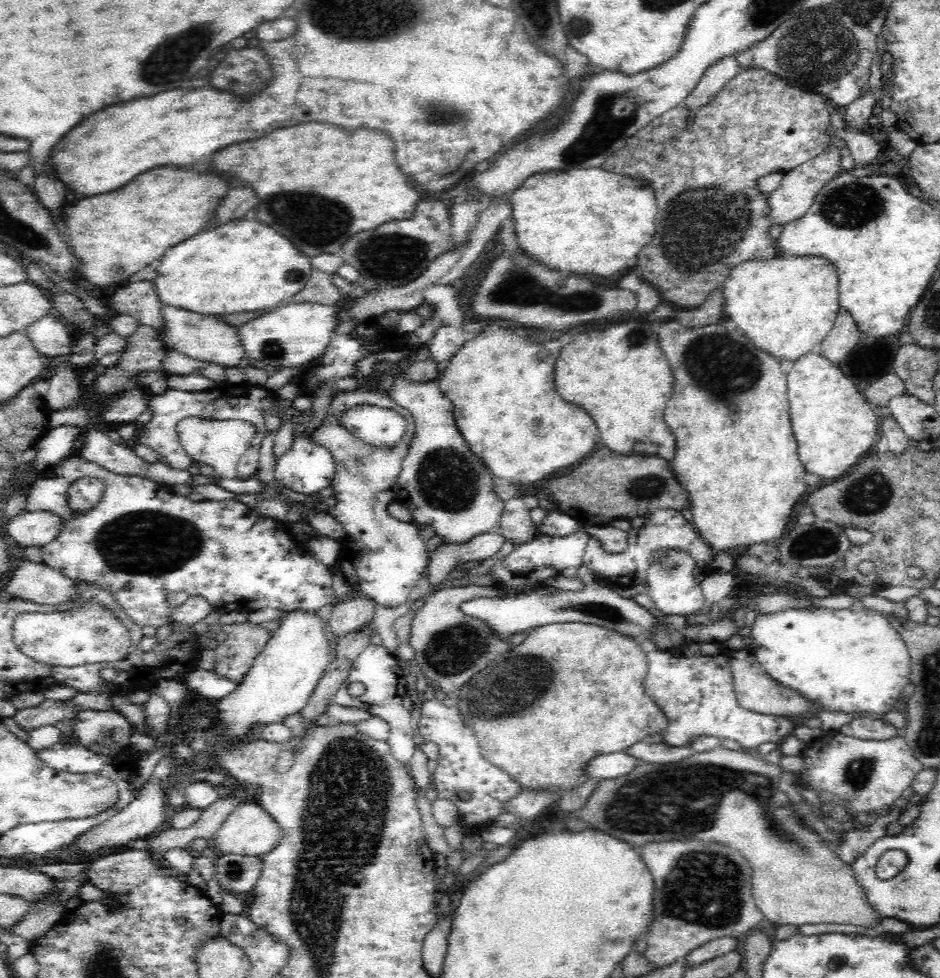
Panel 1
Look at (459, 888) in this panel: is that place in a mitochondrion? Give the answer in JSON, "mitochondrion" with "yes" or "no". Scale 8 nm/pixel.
{"mitochondrion":"no"}

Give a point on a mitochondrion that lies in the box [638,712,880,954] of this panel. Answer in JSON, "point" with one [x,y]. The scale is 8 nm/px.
{"point":[702,888]}

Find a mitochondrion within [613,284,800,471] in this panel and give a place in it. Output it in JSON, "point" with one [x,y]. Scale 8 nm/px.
{"point":[724,368]}

